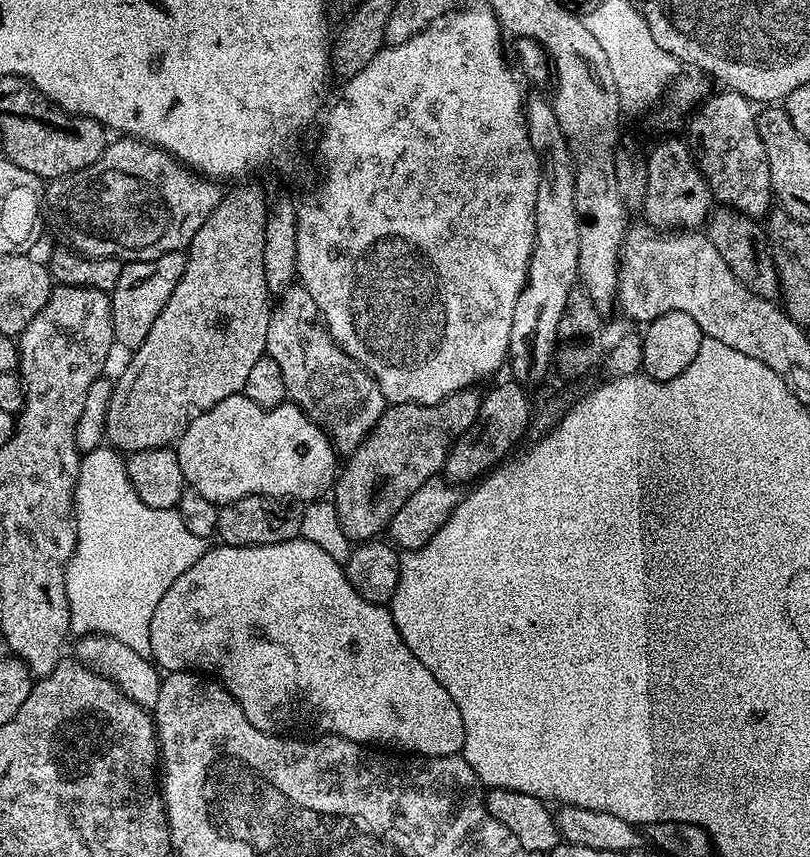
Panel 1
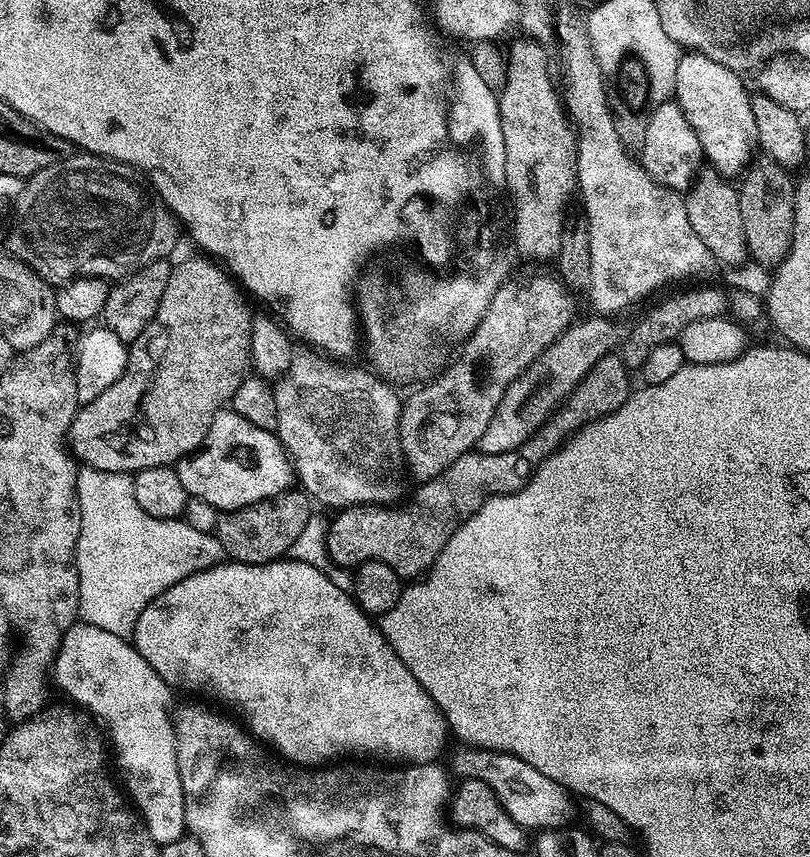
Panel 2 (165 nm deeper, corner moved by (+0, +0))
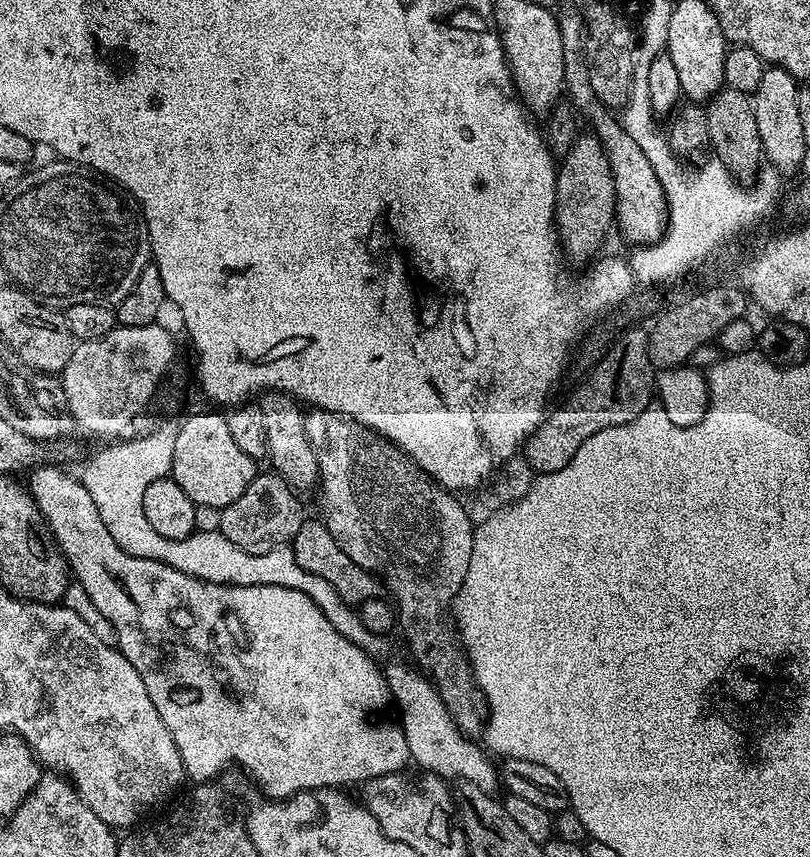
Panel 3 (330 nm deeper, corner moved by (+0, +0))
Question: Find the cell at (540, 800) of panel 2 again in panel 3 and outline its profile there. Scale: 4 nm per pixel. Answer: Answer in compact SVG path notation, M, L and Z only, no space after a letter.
M392 664L386 668L386 679L388 694L404 732L411 763L445 781L473 784L483 792L495 793L496 784L498 788L497 765L488 761L489 753L483 747L480 749L476 742L460 731L432 681L421 675L415 667L407 668L404 664Z

